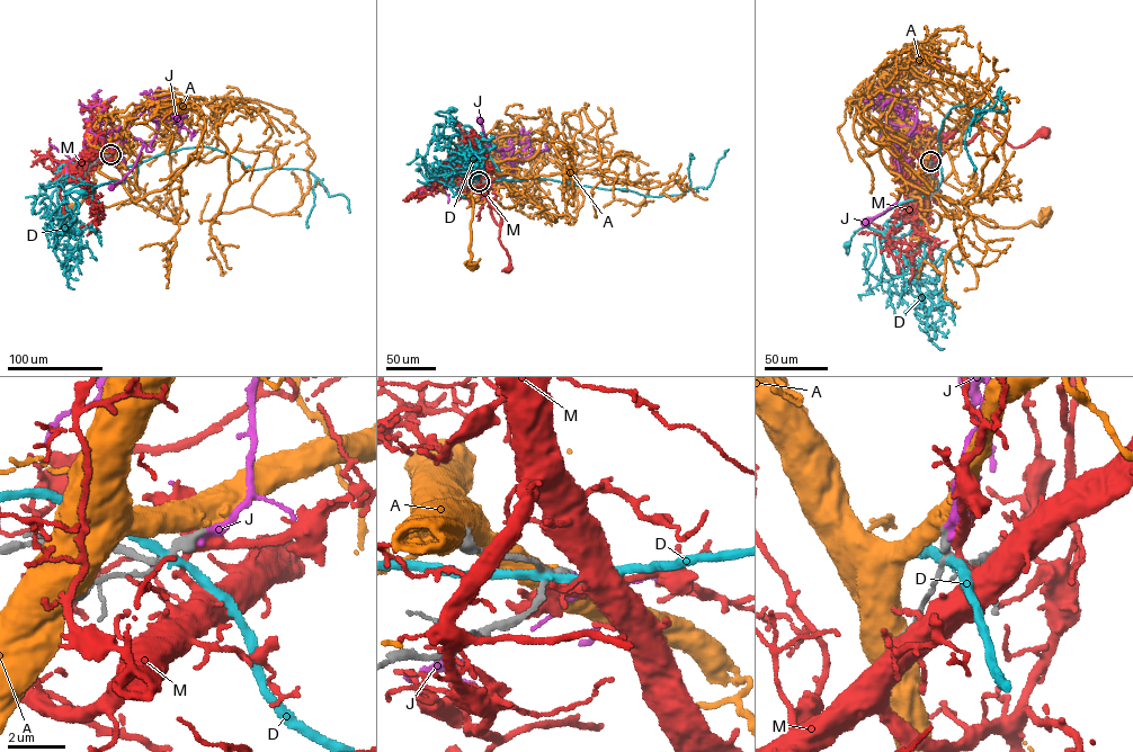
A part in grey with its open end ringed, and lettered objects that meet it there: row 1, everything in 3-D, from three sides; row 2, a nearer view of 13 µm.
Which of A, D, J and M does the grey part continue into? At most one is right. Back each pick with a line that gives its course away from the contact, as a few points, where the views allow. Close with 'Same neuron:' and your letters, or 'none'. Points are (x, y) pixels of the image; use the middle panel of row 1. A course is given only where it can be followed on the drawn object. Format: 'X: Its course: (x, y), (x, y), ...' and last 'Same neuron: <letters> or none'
J: Its course: (479, 181), (481, 190), (490, 166), (505, 157), (488, 142), (479, 119)
Same neuron: J

